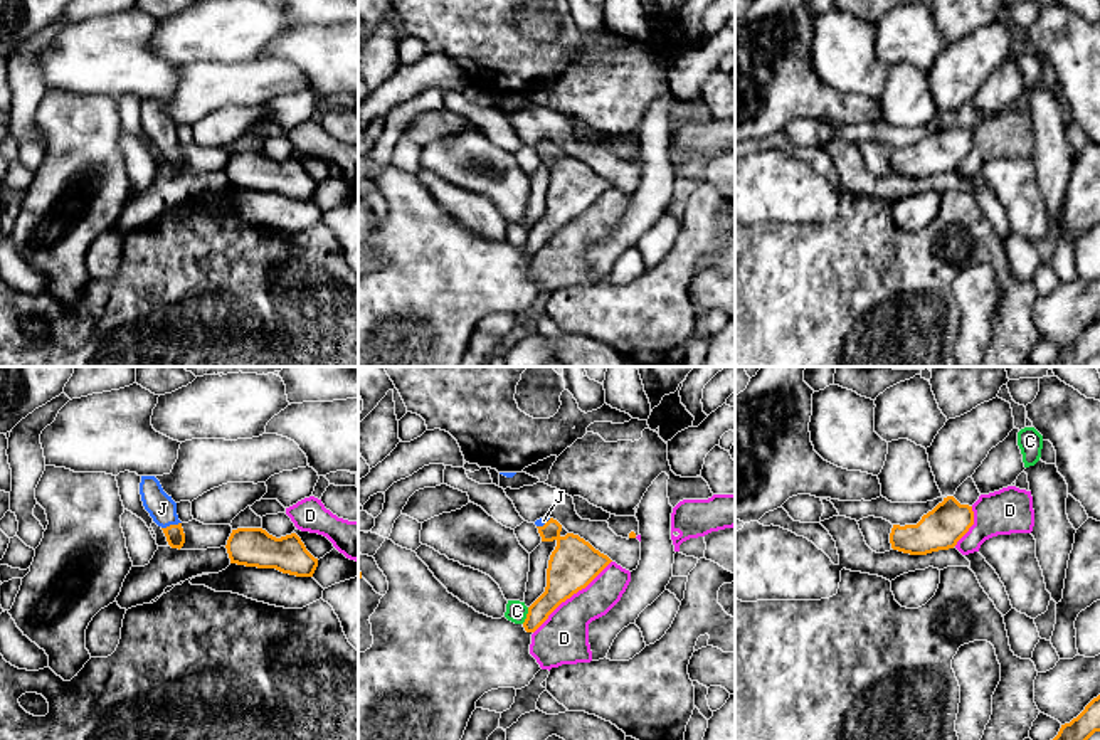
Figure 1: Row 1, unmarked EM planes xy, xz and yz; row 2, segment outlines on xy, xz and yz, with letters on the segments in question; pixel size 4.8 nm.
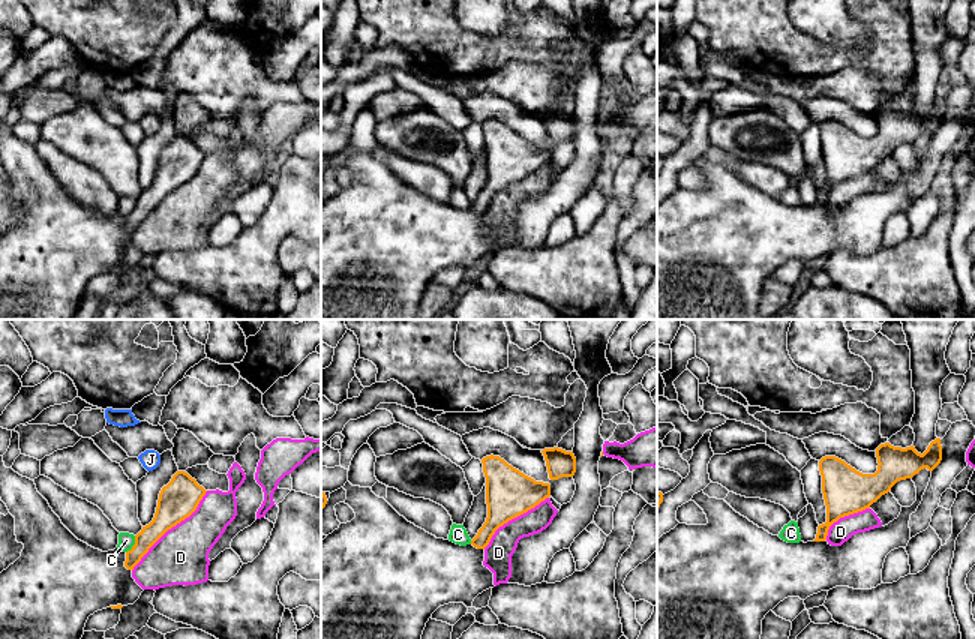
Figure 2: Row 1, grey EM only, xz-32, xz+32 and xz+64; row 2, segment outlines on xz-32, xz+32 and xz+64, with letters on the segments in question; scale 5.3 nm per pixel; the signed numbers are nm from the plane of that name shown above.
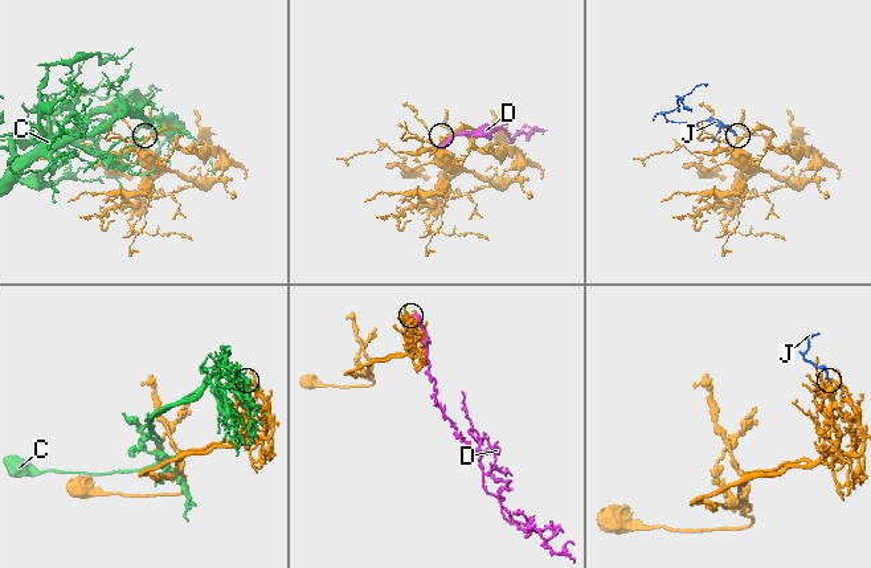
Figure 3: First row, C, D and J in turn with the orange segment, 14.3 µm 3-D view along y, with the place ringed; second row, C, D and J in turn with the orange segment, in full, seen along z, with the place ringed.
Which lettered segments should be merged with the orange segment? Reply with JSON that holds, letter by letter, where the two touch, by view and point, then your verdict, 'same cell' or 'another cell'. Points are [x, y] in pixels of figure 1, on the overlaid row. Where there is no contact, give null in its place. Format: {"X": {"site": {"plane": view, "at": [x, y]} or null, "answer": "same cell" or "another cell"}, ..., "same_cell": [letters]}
{"C": {"site": {"plane": "xz", "at": [527, 616]}, "answer": "another cell"}, "D": {"site": {"plane": "xz", "at": [571, 596]}, "answer": "another cell"}, "J": {"site": {"plane": "xy", "at": [170, 525]}, "answer": "same cell"}, "same_cell": ["J"]}

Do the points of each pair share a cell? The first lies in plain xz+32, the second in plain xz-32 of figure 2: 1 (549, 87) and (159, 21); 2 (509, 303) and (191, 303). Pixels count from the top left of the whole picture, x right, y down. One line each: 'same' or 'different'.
1: different
2: same

